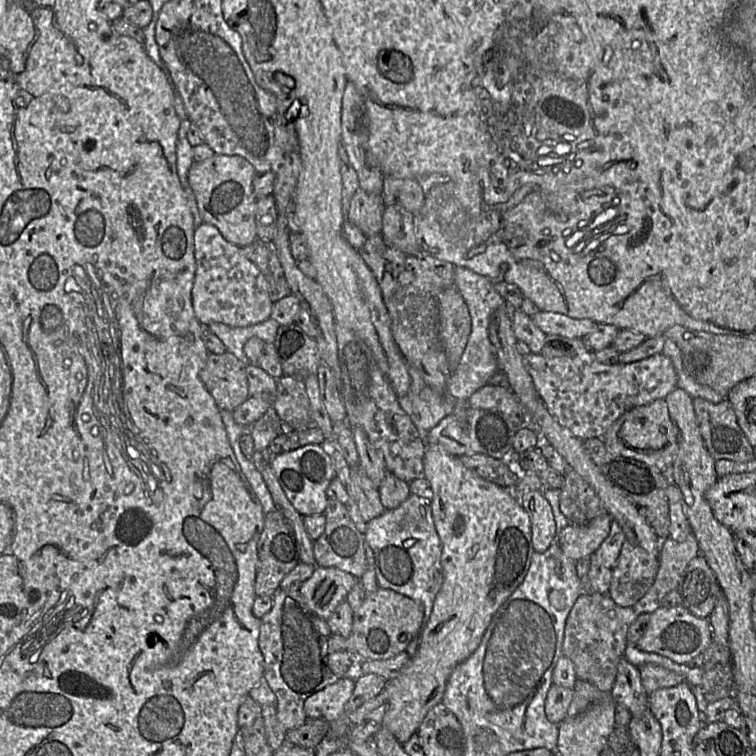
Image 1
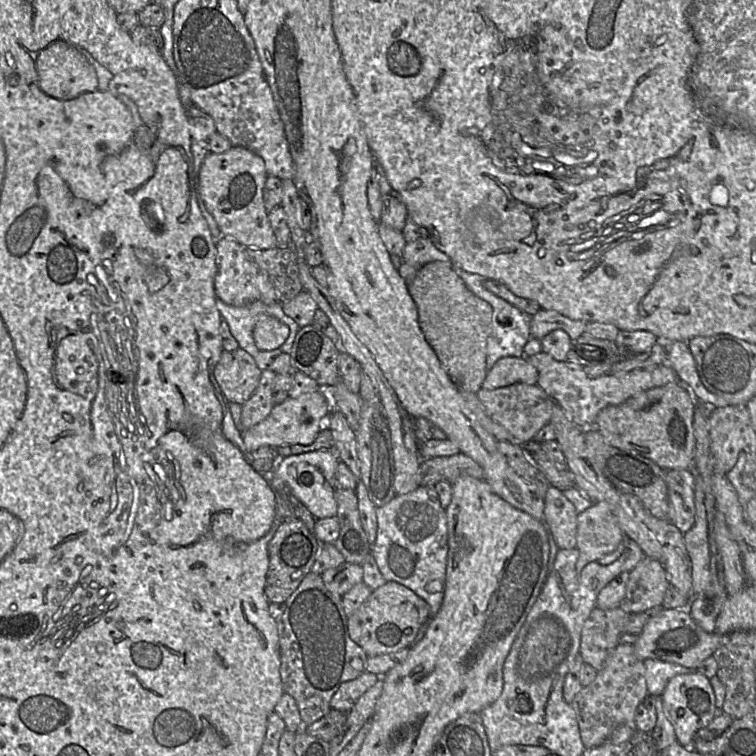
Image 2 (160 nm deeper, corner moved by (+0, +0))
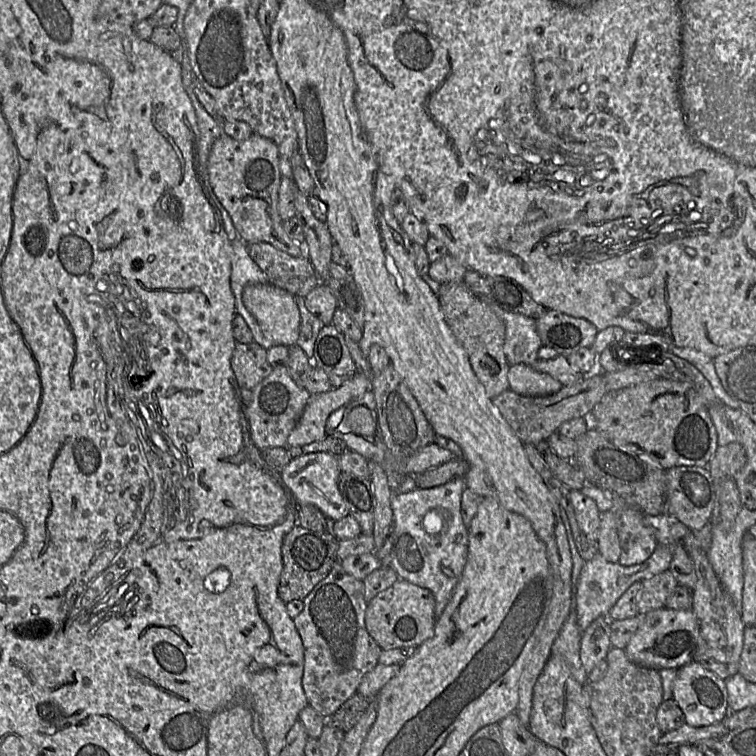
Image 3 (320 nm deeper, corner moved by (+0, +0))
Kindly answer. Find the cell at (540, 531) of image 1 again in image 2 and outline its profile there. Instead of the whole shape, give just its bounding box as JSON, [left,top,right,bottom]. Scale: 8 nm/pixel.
[543,486,578,547]

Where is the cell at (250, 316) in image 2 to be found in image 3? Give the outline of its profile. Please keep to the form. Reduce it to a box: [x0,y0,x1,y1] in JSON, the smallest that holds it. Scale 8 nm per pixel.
[230,239,275,350]

